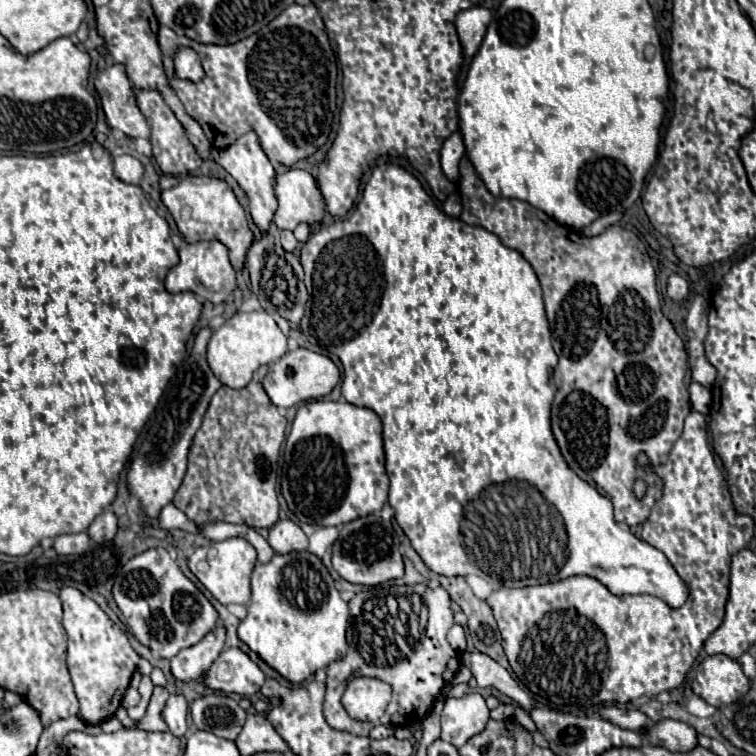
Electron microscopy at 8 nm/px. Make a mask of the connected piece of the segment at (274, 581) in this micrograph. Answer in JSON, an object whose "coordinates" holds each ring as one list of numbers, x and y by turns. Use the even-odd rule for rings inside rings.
{"coordinates":[[309,550,275,554,267,564,257,562,253,568,249,612,237,634,281,676,301,684,315,670,345,656,349,616,349,606,341,600,335,580,319,556]]}

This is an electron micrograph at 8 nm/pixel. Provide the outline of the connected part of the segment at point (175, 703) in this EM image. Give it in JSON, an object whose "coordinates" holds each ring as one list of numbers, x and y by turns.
{"coordinates":[[169,696,163,708,163,720,169,726,169,732,175,736,183,736,187,732,187,702,183,696]]}

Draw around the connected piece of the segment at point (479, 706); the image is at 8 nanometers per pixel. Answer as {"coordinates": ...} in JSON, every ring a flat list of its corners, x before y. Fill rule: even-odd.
{"coordinates":[[467,692,463,698,447,698,441,712,441,738,461,748,485,728,487,720,489,708,481,694]]}

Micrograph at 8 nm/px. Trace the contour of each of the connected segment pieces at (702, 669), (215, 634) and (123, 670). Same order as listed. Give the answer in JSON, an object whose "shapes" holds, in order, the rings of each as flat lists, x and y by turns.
{"shapes":[[[725,654,707,656,695,672,693,692,707,704,719,708,733,704,749,692,749,678,743,674,741,664]],[[219,624,201,642,197,642,191,648,183,648,171,660,171,674,175,676,175,680,181,682,201,680,203,674,209,670,209,666,215,662,215,658,221,654,223,644,225,644,225,626]],[[63,586,59,590,59,598,63,602,63,628,69,638,67,666,79,698,79,716,87,724,99,724,111,718,121,706,121,698,141,656,133,650,127,634,101,610,95,600,71,586]]]}

